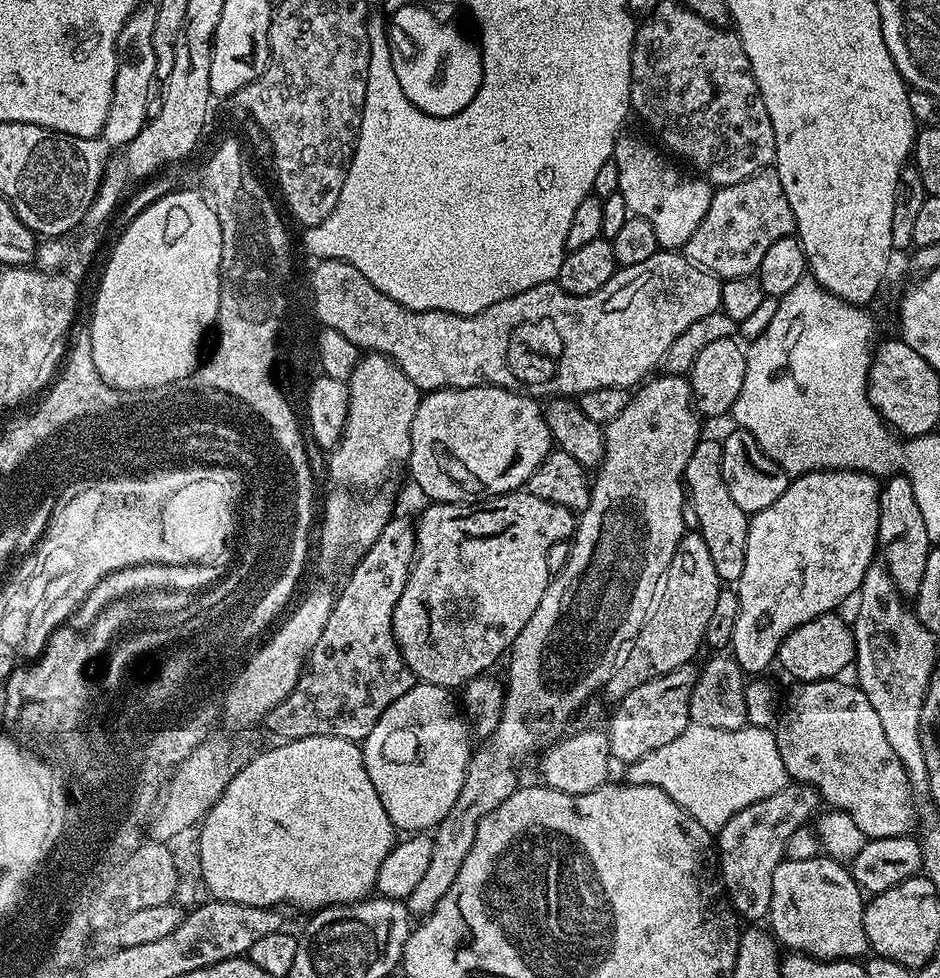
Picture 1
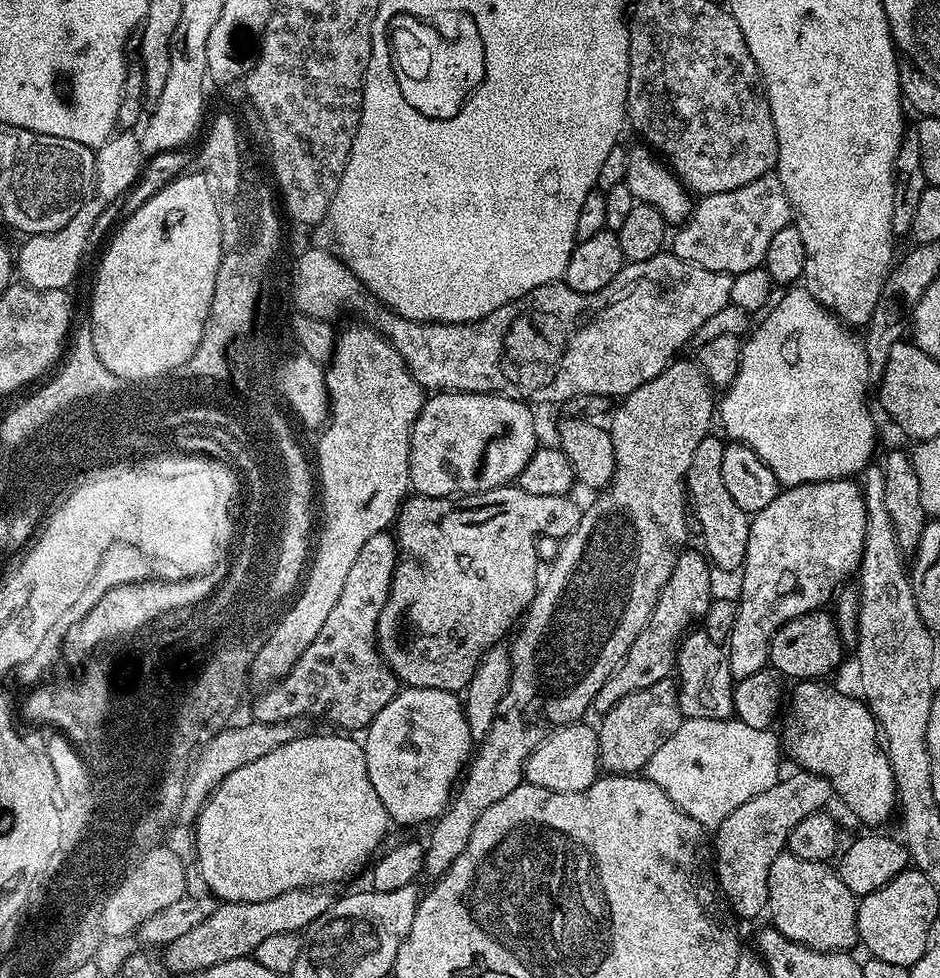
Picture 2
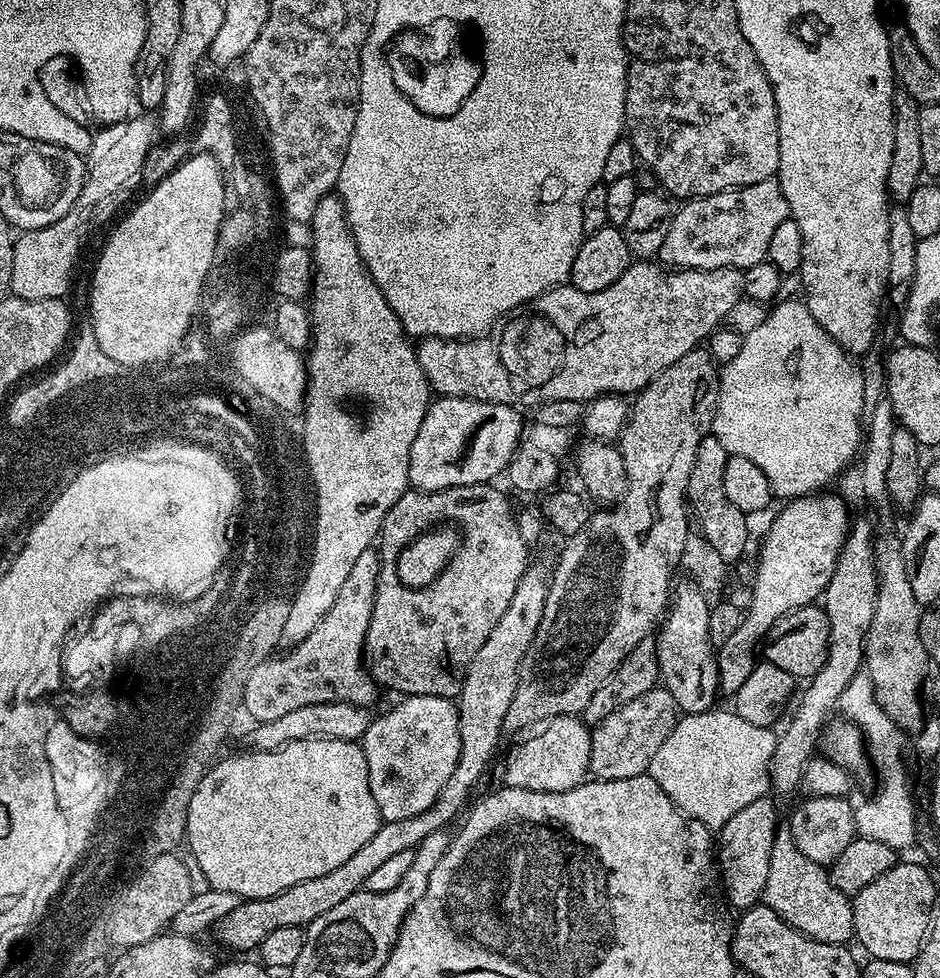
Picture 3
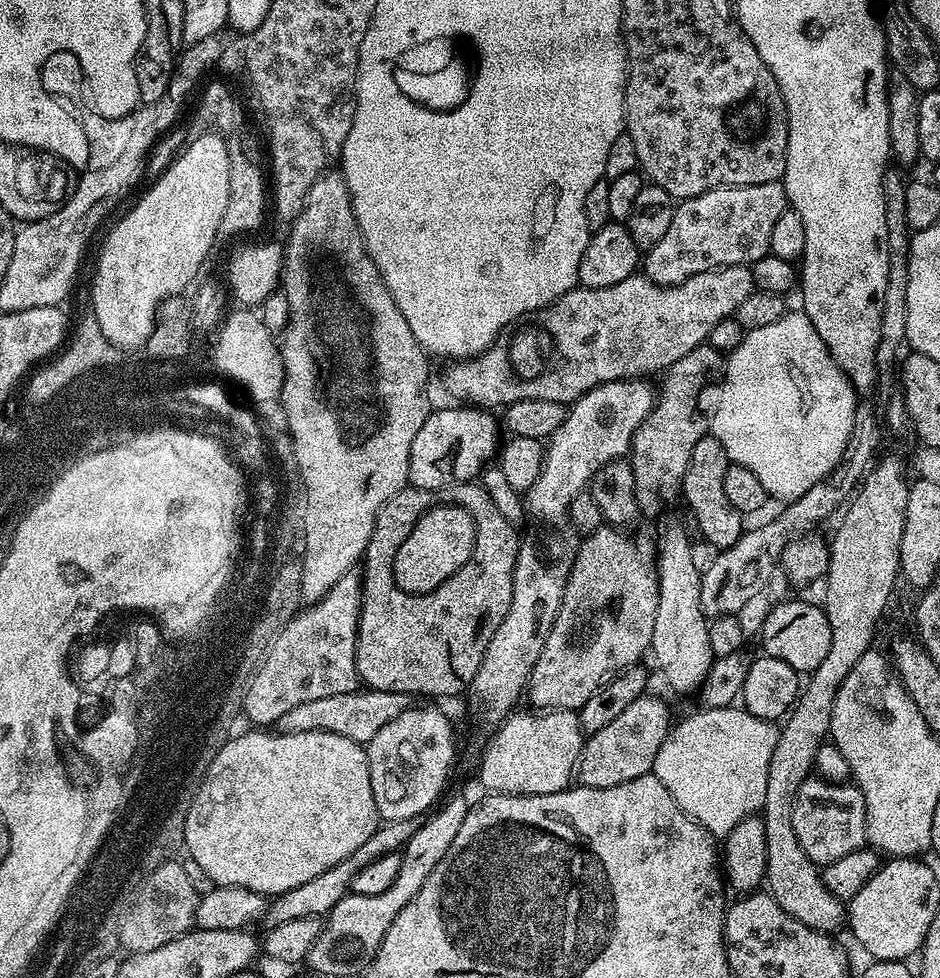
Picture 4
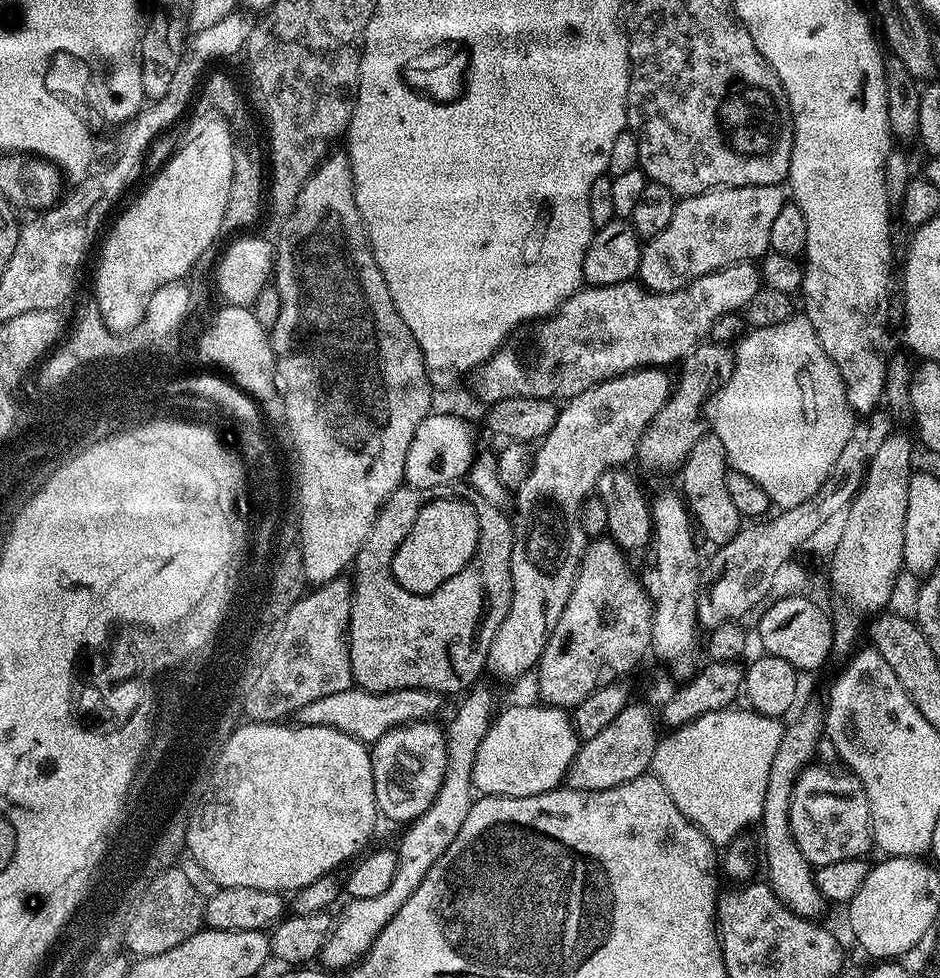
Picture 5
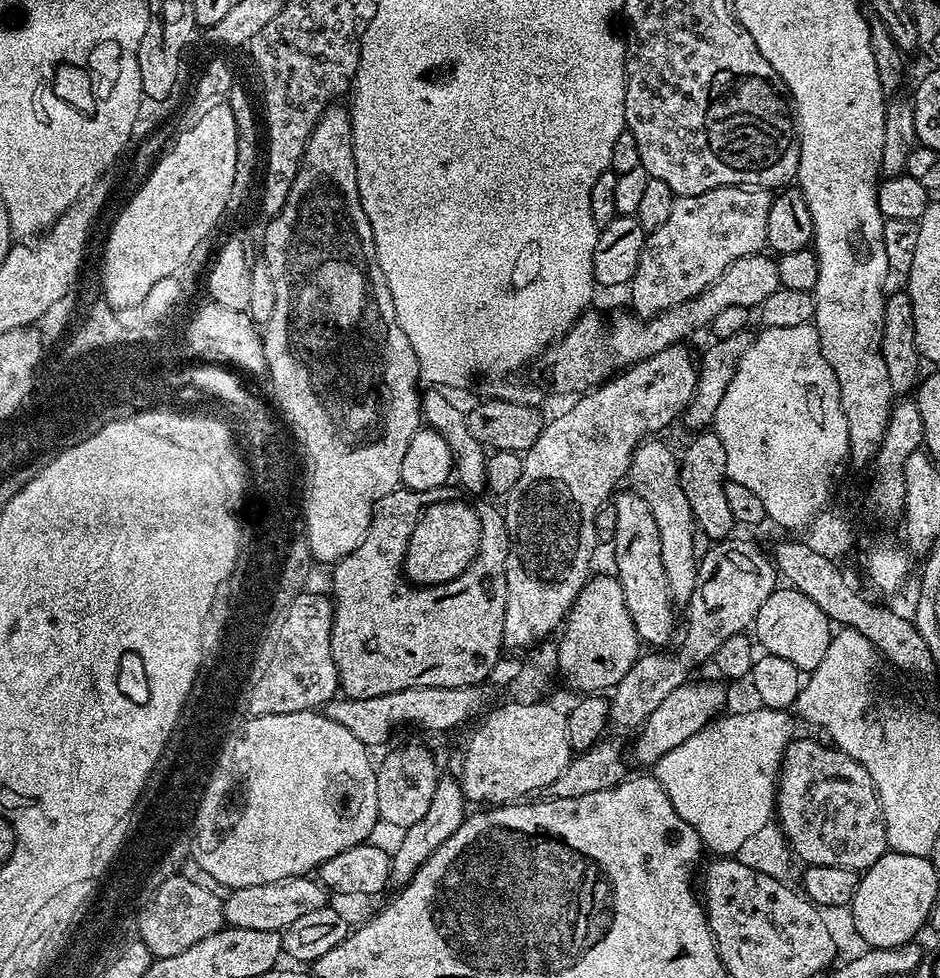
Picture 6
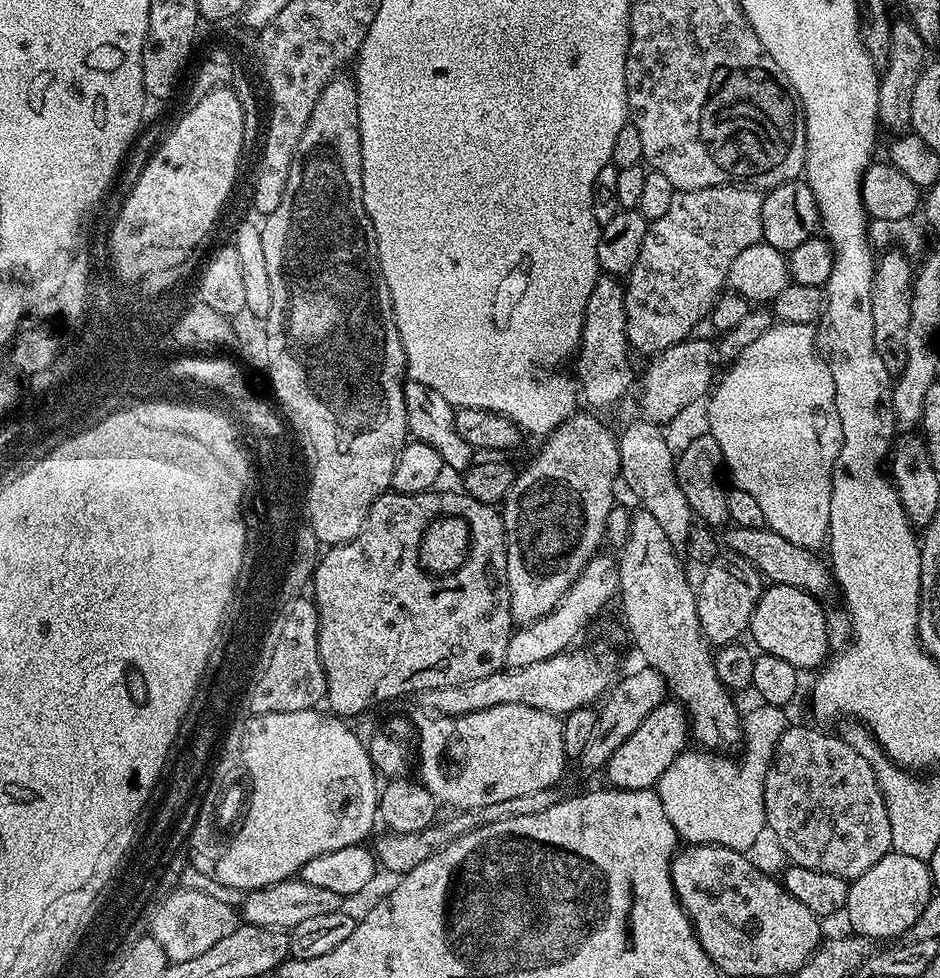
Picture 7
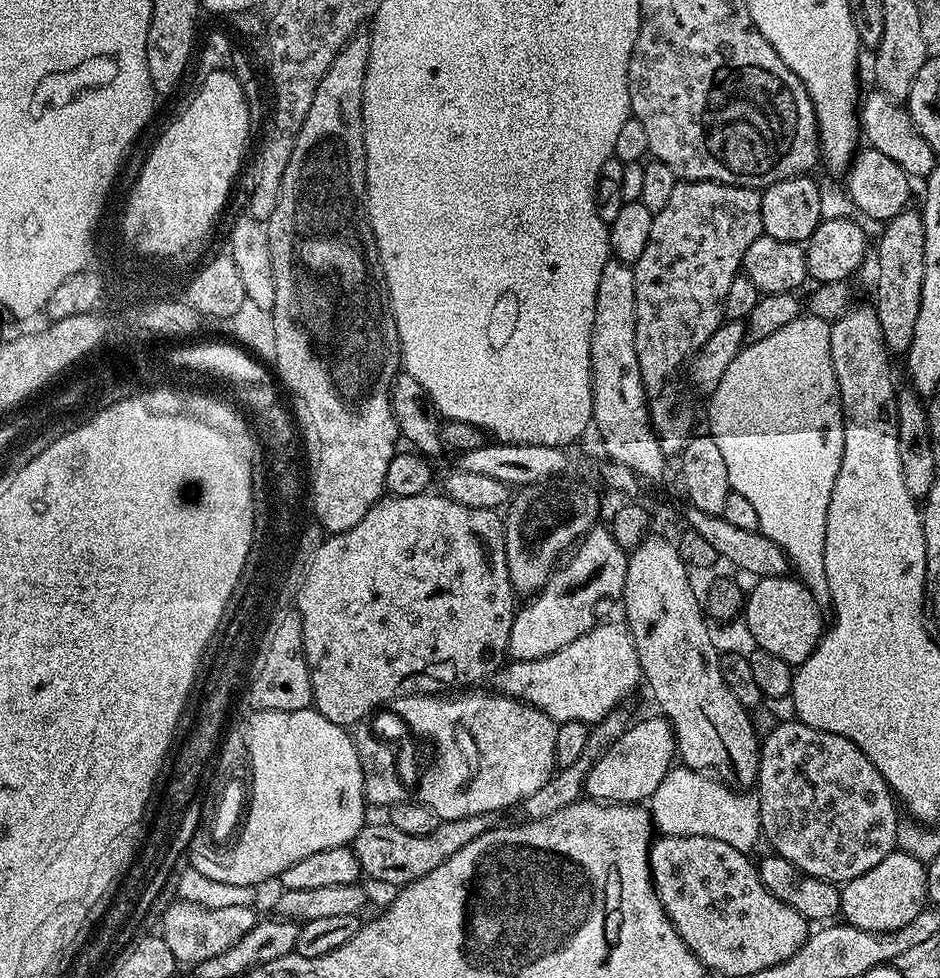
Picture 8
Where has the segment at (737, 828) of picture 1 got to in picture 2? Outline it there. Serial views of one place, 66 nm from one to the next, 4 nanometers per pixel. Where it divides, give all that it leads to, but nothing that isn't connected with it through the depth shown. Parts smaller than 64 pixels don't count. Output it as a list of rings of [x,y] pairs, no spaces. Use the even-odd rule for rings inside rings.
[[[804,769],[793,771],[793,775],[778,780],[769,790],[764,790],[750,798],[749,802],[742,803],[735,808],[733,814],[722,822],[722,825],[714,832],[714,867],[717,871],[717,880],[725,900],[733,911],[733,915],[739,919],[762,916],[767,909],[769,898],[769,874],[770,866],[774,858],[785,851],[791,830],[802,822],[803,818],[812,813],[823,811],[830,798],[833,799],[832,784],[828,780],[807,772]]]

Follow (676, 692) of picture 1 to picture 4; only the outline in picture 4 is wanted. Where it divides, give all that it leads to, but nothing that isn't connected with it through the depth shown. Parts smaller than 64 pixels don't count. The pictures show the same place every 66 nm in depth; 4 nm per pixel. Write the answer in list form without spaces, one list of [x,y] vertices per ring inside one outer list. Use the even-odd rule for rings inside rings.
[[[645,694],[630,702],[630,706],[626,706],[618,718],[602,726],[598,734],[585,739],[584,751],[580,754],[580,762],[574,773],[575,779],[585,788],[605,788],[649,775],[654,758],[668,737],[673,723],[671,720],[667,706],[656,696]]]

